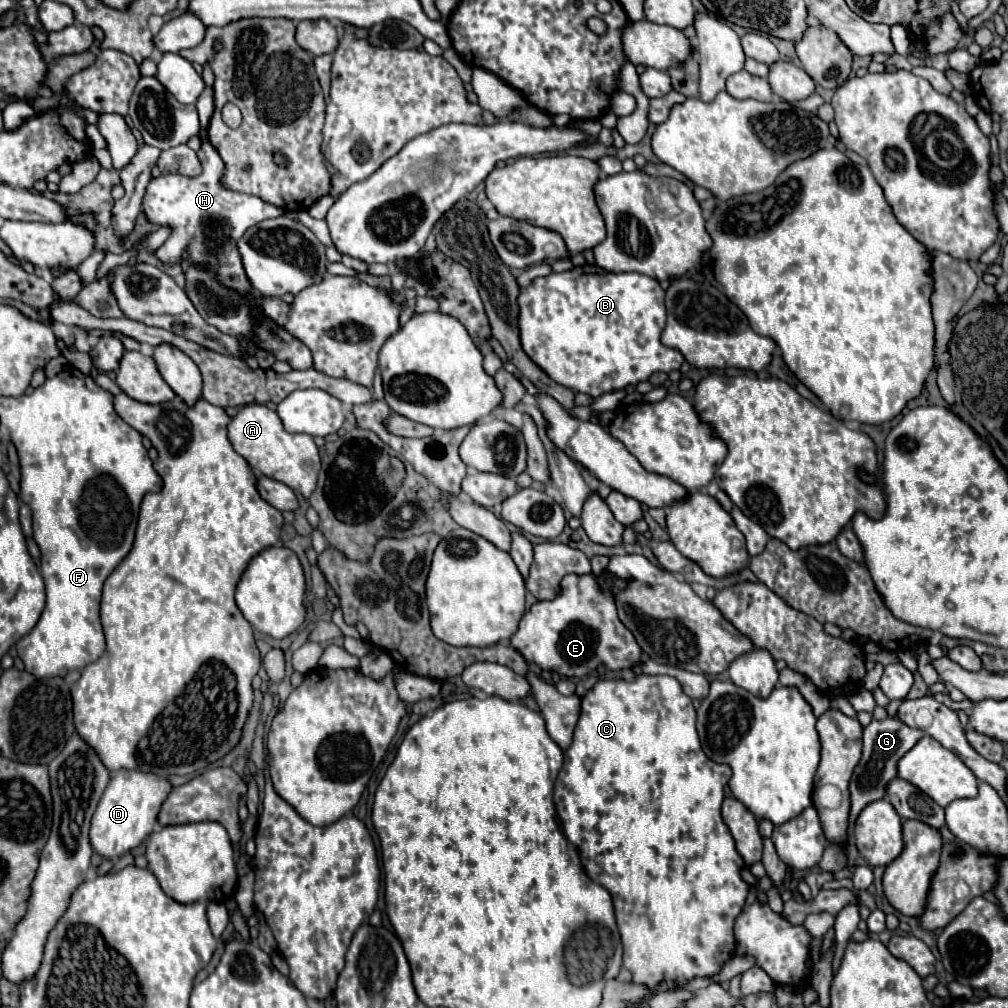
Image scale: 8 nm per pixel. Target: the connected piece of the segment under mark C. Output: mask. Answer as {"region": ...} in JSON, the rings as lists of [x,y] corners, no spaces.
{"region":[[[638,674],[632,682],[600,680],[582,698],[582,712],[574,730],[574,742],[564,752],[564,764],[554,784],[554,804],[566,838],[574,842],[580,852],[586,874],[590,876],[590,880],[604,886],[614,900],[616,920],[618,920],[622,946],[624,946],[624,966],[634,974],[632,982],[636,984],[646,984],[648,988],[654,990],[660,980],[686,982],[696,976],[712,976],[734,954],[736,942],[732,934],[732,922],[736,920],[736,914],[740,914],[740,910],[744,908],[748,896],[748,884],[740,876],[740,868],[744,866],[744,862],[740,862],[740,854],[736,854],[732,836],[728,834],[728,828],[720,818],[724,788],[730,776],[732,776],[730,766],[716,764],[702,752],[696,734],[696,710],[692,706],[692,700],[684,694],[676,678]]]}

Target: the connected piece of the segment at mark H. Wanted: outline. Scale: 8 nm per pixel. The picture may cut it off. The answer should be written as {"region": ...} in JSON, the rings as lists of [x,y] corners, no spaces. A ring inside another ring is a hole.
{"region":[[[204,140],[202,174],[194,178],[180,176],[180,174],[166,174],[160,178],[152,178],[142,206],[144,206],[146,216],[152,222],[172,228],[170,238],[156,250],[156,256],[164,264],[180,262],[182,250],[186,244],[186,250],[190,252],[190,260],[202,266],[208,266],[210,270],[216,270],[224,286],[240,290],[240,294],[256,296],[252,286],[248,286],[248,278],[244,274],[244,268],[242,268],[242,262],[236,250],[236,242],[242,238],[242,234],[250,226],[266,218],[276,218],[284,214],[284,210],[256,196],[248,196],[248,194],[222,188],[220,186],[222,172],[224,172],[224,162],[220,162],[220,156],[212,148],[212,144]],[[188,238],[192,238],[192,246],[188,246]]]}

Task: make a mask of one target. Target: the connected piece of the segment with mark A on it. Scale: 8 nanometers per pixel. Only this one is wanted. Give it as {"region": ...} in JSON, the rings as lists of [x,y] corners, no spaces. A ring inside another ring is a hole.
{"region":[[[246,404],[230,420],[228,438],[234,450],[250,464],[254,472],[274,478],[304,498],[310,498],[316,488],[316,474],[320,472],[320,456],[312,436],[286,432],[278,414],[266,404]]]}

